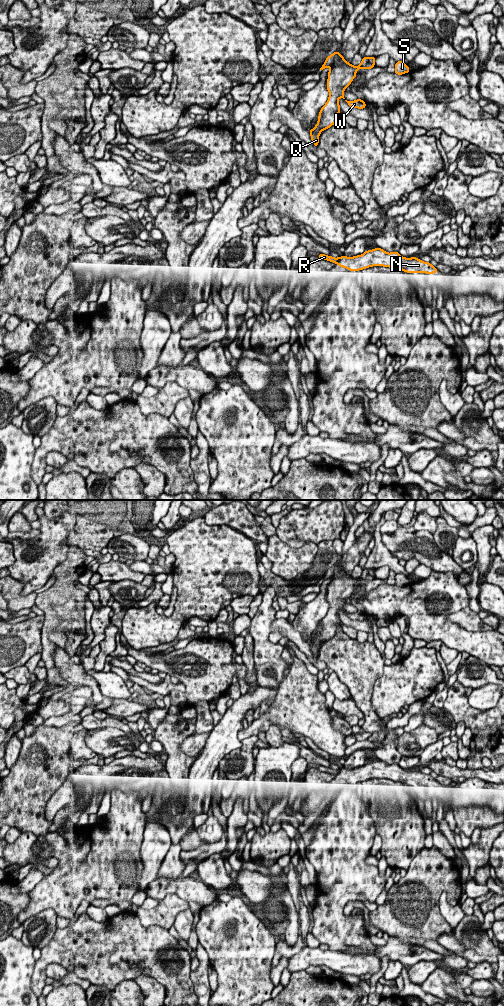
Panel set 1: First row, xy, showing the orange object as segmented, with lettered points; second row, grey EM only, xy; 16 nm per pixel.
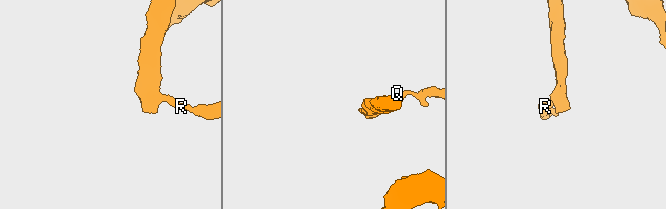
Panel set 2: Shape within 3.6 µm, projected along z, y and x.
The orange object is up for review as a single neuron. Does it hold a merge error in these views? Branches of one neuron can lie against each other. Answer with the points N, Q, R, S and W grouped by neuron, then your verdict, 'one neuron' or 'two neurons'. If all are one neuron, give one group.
N / Q R S W | two neurons

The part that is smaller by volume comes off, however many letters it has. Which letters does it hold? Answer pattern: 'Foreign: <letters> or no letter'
Foreign: N

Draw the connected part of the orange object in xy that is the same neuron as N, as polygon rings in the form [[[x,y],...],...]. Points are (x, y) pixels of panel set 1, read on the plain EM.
[[[379,759],[351,770],[344,767],[340,769],[337,777],[350,783],[363,782],[372,778],[384,778],[407,785],[433,786],[438,784],[436,779],[429,774],[423,774],[416,769],[405,770],[398,764],[387,765]]]

